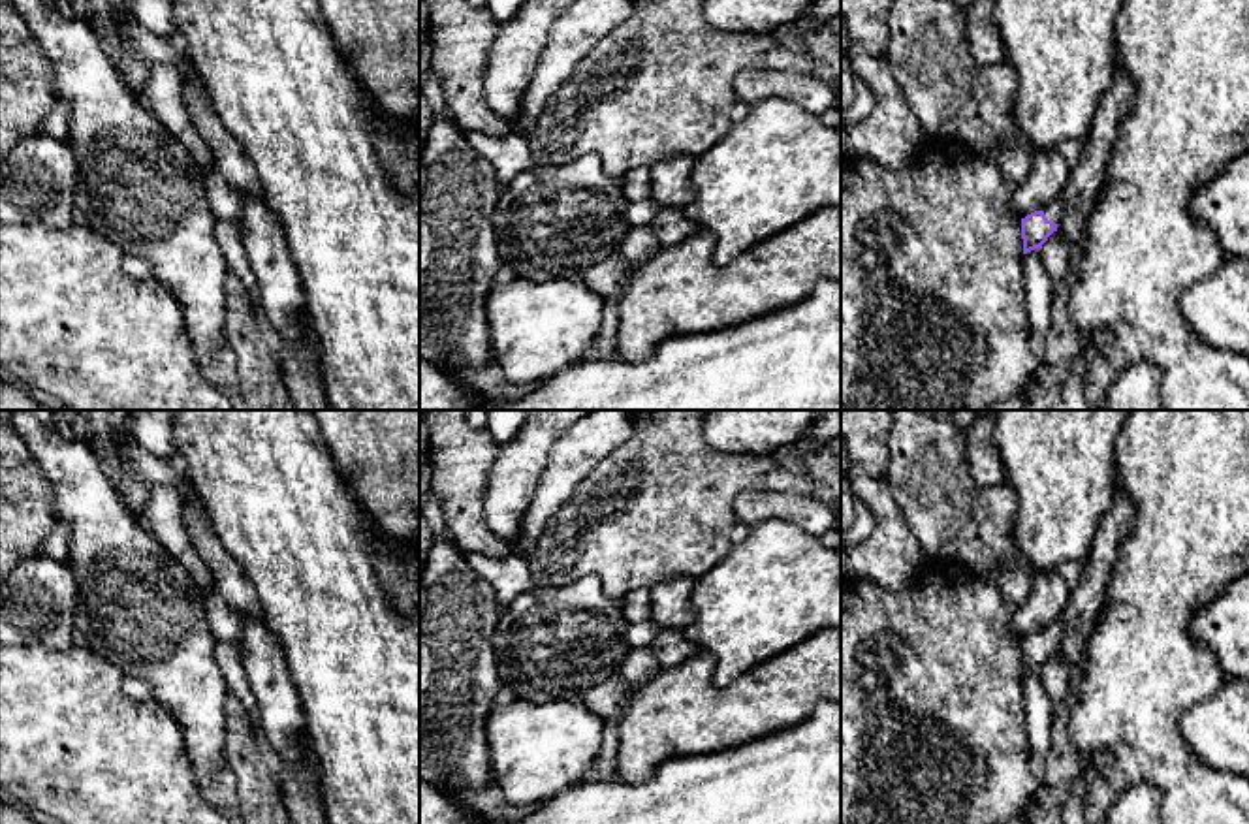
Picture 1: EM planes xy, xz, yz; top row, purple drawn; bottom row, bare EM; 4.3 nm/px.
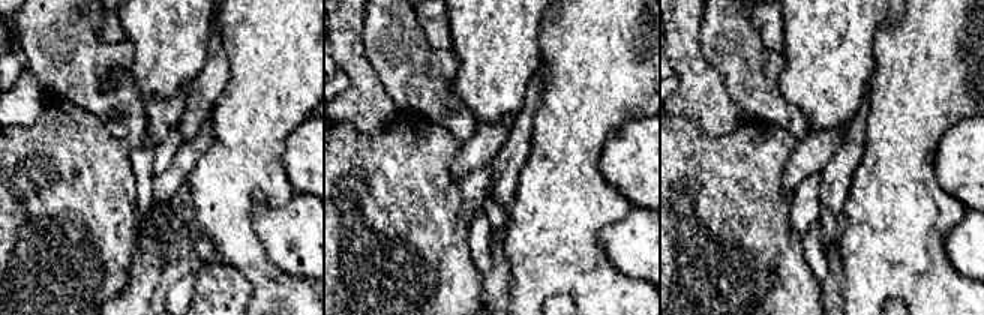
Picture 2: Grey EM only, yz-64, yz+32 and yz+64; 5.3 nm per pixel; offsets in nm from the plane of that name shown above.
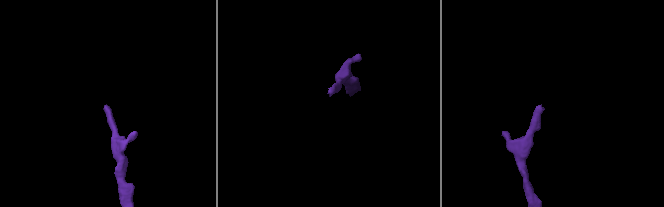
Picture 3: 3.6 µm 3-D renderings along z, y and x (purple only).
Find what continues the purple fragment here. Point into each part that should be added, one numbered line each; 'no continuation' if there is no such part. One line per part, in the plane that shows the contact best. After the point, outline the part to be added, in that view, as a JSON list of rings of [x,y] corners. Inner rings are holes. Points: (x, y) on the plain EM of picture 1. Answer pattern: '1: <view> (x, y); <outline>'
1: yz (1054, 631); [[[1061,617],[1051,621],[1042,632],[1044,632],[1048,642],[1051,642],[1053,645],[1059,647],[1061,636],[1063,636],[1063,621],[1061,621]]]

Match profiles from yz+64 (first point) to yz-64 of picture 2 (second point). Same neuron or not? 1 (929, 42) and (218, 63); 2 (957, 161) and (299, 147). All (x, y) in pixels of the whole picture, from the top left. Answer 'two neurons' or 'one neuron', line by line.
1: two neurons
2: one neuron

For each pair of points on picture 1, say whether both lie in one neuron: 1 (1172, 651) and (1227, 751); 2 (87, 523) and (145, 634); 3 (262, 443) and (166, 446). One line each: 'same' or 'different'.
1: different
2: same
3: different

